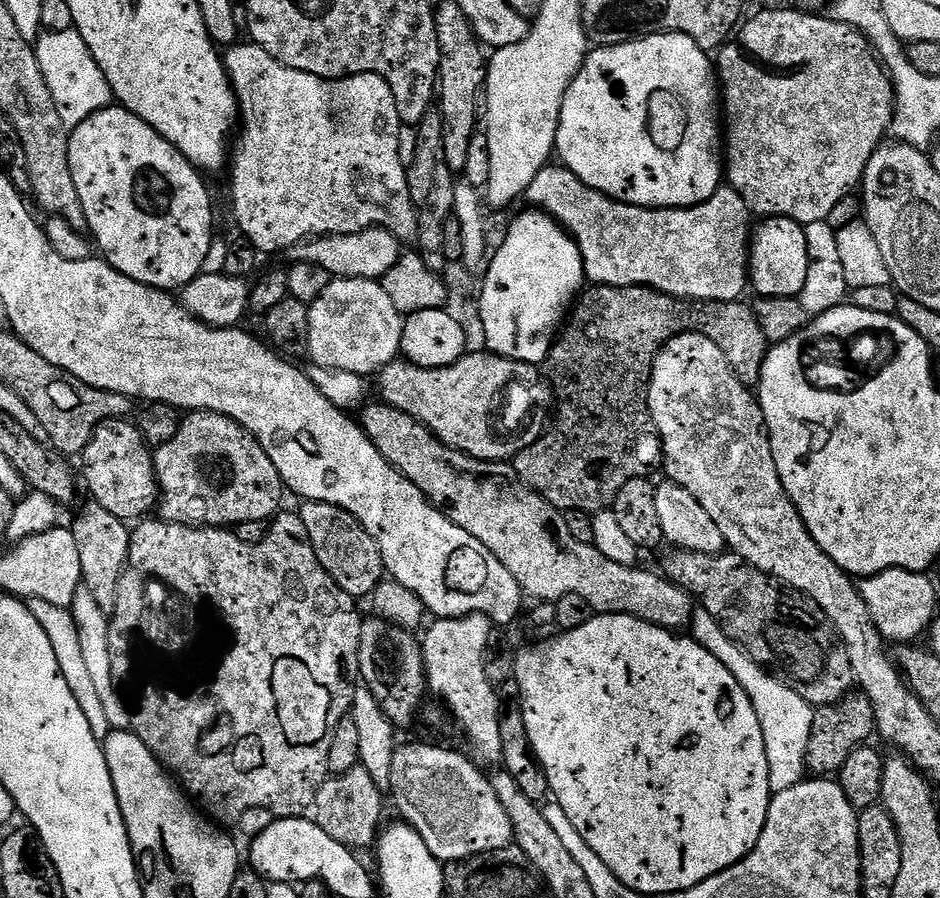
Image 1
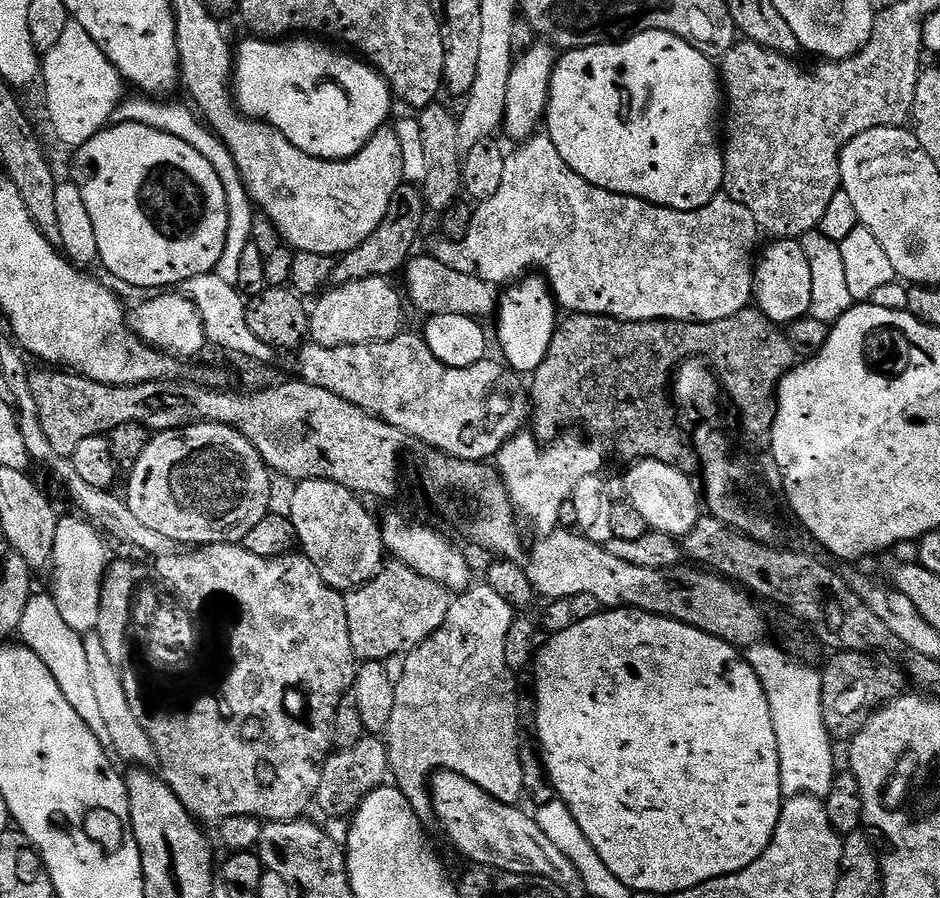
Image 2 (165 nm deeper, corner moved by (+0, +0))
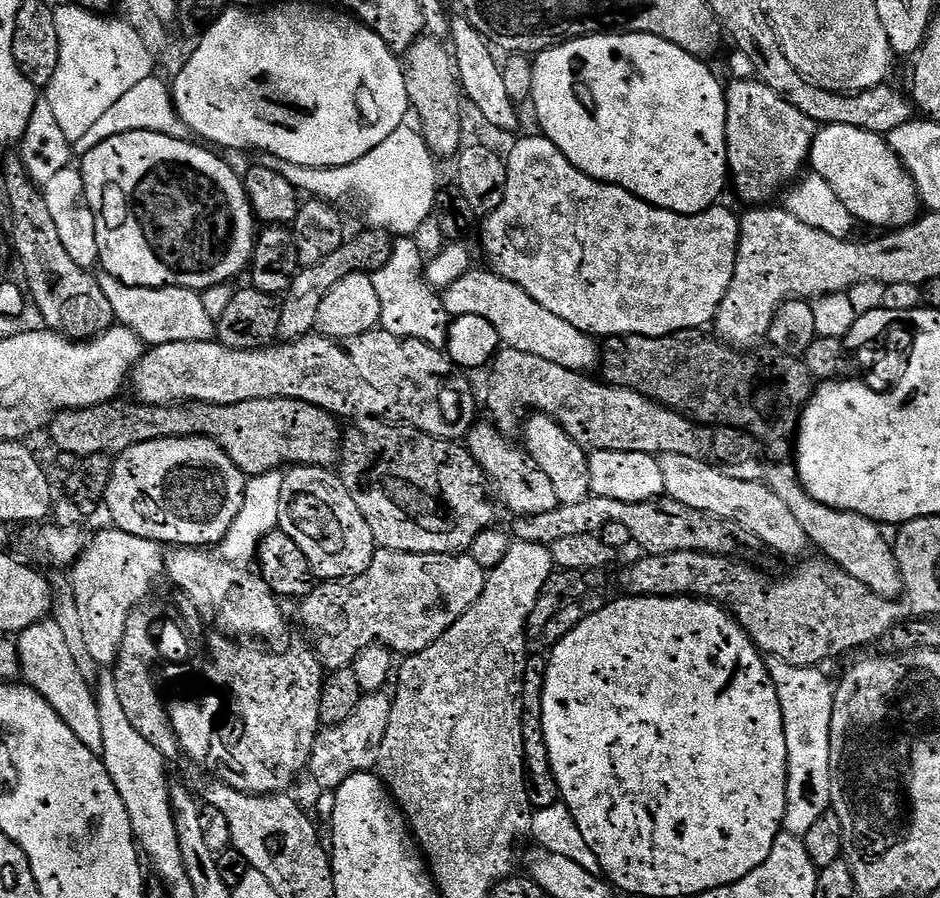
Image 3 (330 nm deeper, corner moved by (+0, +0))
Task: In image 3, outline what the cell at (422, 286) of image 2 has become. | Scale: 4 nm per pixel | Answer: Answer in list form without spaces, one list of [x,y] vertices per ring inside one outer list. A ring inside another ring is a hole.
[[[470,270],[462,274],[462,278],[443,289],[444,305],[449,317],[455,318],[466,314],[478,314],[486,318],[498,330],[501,341],[514,350],[522,350],[526,354],[538,354],[538,358],[546,358],[546,362],[554,362],[558,366],[566,366],[575,372],[587,373],[601,363],[602,348],[595,339],[583,332],[578,326],[572,326],[558,314],[552,314],[534,300],[514,282],[507,280],[496,272]]]

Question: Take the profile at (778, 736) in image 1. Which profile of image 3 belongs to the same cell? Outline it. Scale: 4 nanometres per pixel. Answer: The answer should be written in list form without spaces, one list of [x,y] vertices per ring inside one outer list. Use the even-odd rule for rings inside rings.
[[[777,656],[767,661],[768,673],[772,676],[778,700],[782,706],[784,729],[786,730],[786,748],[788,750],[788,790],[786,792],[786,814],[784,815],[783,831],[792,836],[804,837],[806,830],[822,818],[832,807],[832,795],[830,794],[830,726],[834,714],[834,691],[833,681],[828,681],[820,673],[819,667],[794,666]]]

